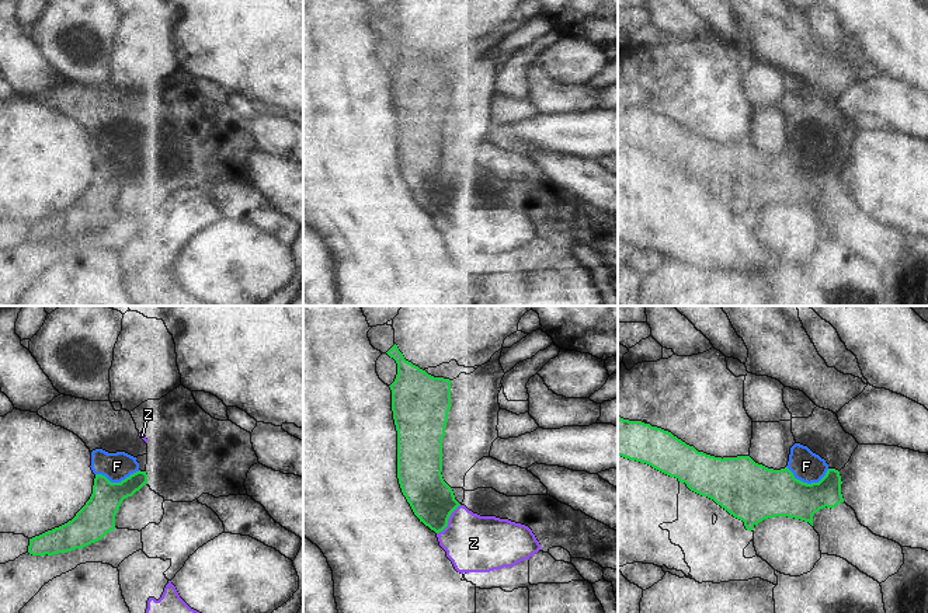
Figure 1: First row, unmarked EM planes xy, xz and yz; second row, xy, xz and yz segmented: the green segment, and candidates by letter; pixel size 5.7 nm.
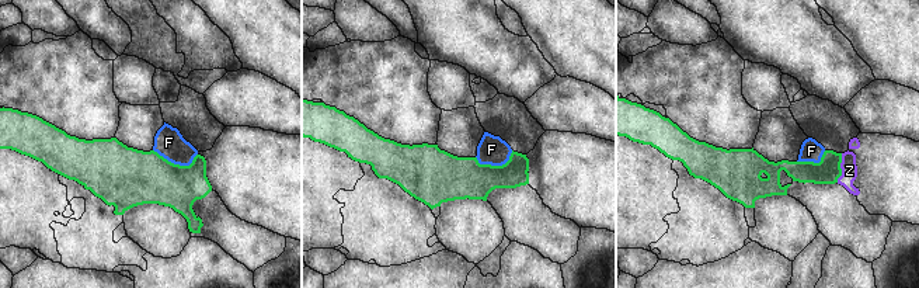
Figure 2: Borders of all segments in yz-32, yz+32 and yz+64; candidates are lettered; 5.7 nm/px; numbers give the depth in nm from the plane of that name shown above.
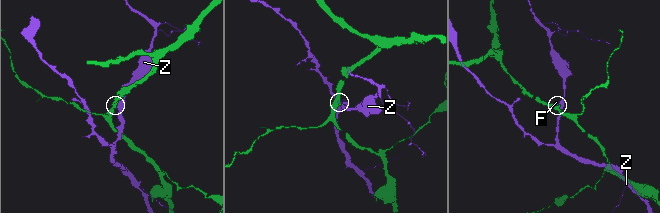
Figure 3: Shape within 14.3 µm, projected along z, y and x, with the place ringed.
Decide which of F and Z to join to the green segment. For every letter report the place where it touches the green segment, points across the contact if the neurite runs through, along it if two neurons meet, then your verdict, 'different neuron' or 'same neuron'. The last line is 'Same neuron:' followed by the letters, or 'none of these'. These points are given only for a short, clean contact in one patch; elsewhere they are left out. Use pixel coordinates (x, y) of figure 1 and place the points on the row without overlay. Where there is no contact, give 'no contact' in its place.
F: meets green in yz at (806, 169); runs through yz (764, 178), (798, 177), (806, 169), (806, 152); same neuron
Z: meets green in xz at (448, 204); border along xz (459, 190), (451, 199), (448, 209), (437, 219); different neuron
Same neuron: F

